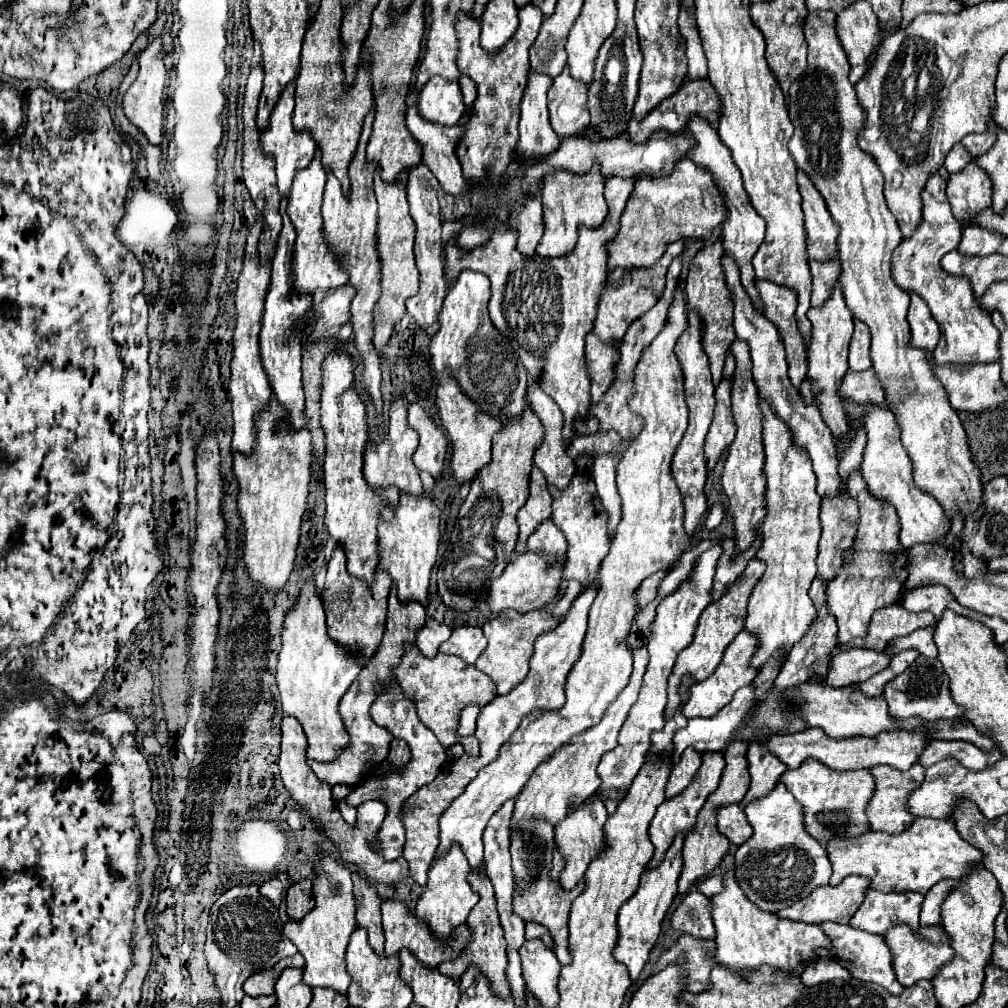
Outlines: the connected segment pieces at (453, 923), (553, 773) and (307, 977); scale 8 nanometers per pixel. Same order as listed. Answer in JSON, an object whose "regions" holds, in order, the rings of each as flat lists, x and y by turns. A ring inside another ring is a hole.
{"regions":[[[452,846,446,856,436,858,434,866,430,866,430,870,428,870,428,884,426,884,424,894,418,900,414,914,418,920,422,920,428,926,428,930,434,934,434,938,442,944,446,944,450,940,452,932,468,920,470,910,480,900,480,896,472,890,472,886,468,882,470,870,472,868,466,862,466,856,462,854,462,850,458,846]],[[646,648,634,650,634,670,632,670,630,682,620,692,620,696,610,704,602,722,598,726,586,730,578,738,572,738,572,742,568,746,560,748,548,762,538,766,538,770,532,774,532,778,528,780,524,790,518,794,516,808,514,808,514,814,510,820,512,834,520,832,520,824,526,824,526,822,550,822,552,826,556,826,558,822,566,820,566,816,572,812,572,808,578,808,580,804,584,804,600,788,602,780,598,778,598,772,596,772,598,762,600,762,602,754,616,748,618,732,620,732,622,724,626,722,628,710,638,700,638,690,642,686,642,676,646,672,646,666,648,666]],[[346,874,346,880,316,880,314,898,316,898,314,910,308,912,300,922,288,920,284,934,306,958,306,968,302,974,304,984,312,988,324,986,324,988,332,988,338,994,346,994,350,986,350,974,346,970,344,954,346,954,350,934,356,930,356,920,354,920,356,908,354,908,350,874]]]}

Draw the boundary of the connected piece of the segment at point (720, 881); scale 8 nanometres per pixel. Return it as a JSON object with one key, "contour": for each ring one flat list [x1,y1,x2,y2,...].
{"contour":[[710,876,698,884,698,890,702,894,706,894,708,898,714,894,720,894,724,890,724,878,722,876]]}

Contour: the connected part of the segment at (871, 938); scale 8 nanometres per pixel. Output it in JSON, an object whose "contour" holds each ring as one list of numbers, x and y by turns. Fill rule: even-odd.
{"contour":[[824,922,820,926,832,940,830,950,834,950,834,960,840,962,842,966,846,966,846,970,850,970,854,978,858,978,862,982,880,984,894,996,904,990,904,986,896,980,896,974,894,974,894,968,892,968,892,954,890,954,890,948,884,942,884,936,868,934,864,930,856,930,852,926,842,926,842,924,834,924,834,922]]}

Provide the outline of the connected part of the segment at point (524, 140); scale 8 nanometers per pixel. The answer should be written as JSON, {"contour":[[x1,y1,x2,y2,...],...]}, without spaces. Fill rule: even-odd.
{"contour":[[536,70,528,72,528,84,520,102,520,140,518,150,526,156,550,154,560,146,558,136,554,134,546,108,546,92,552,86,548,74,538,74]]}

